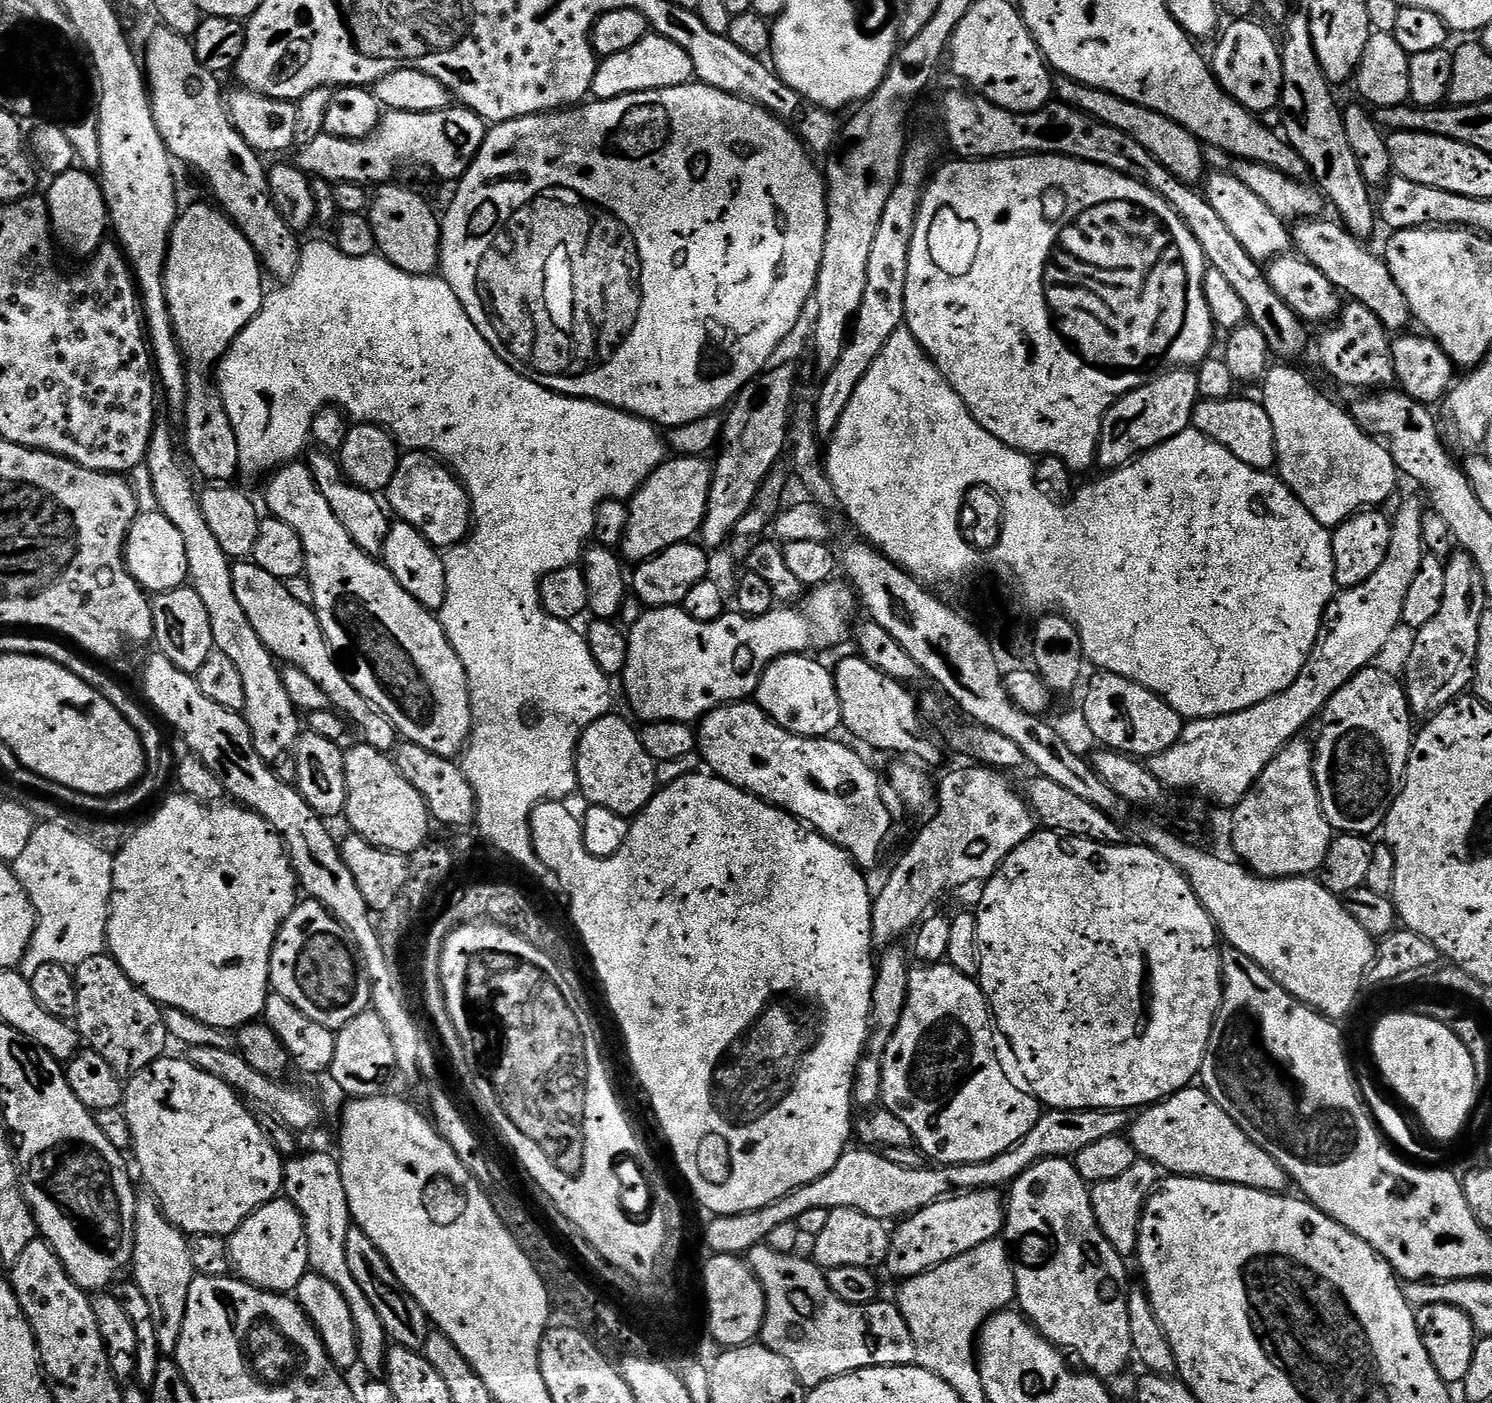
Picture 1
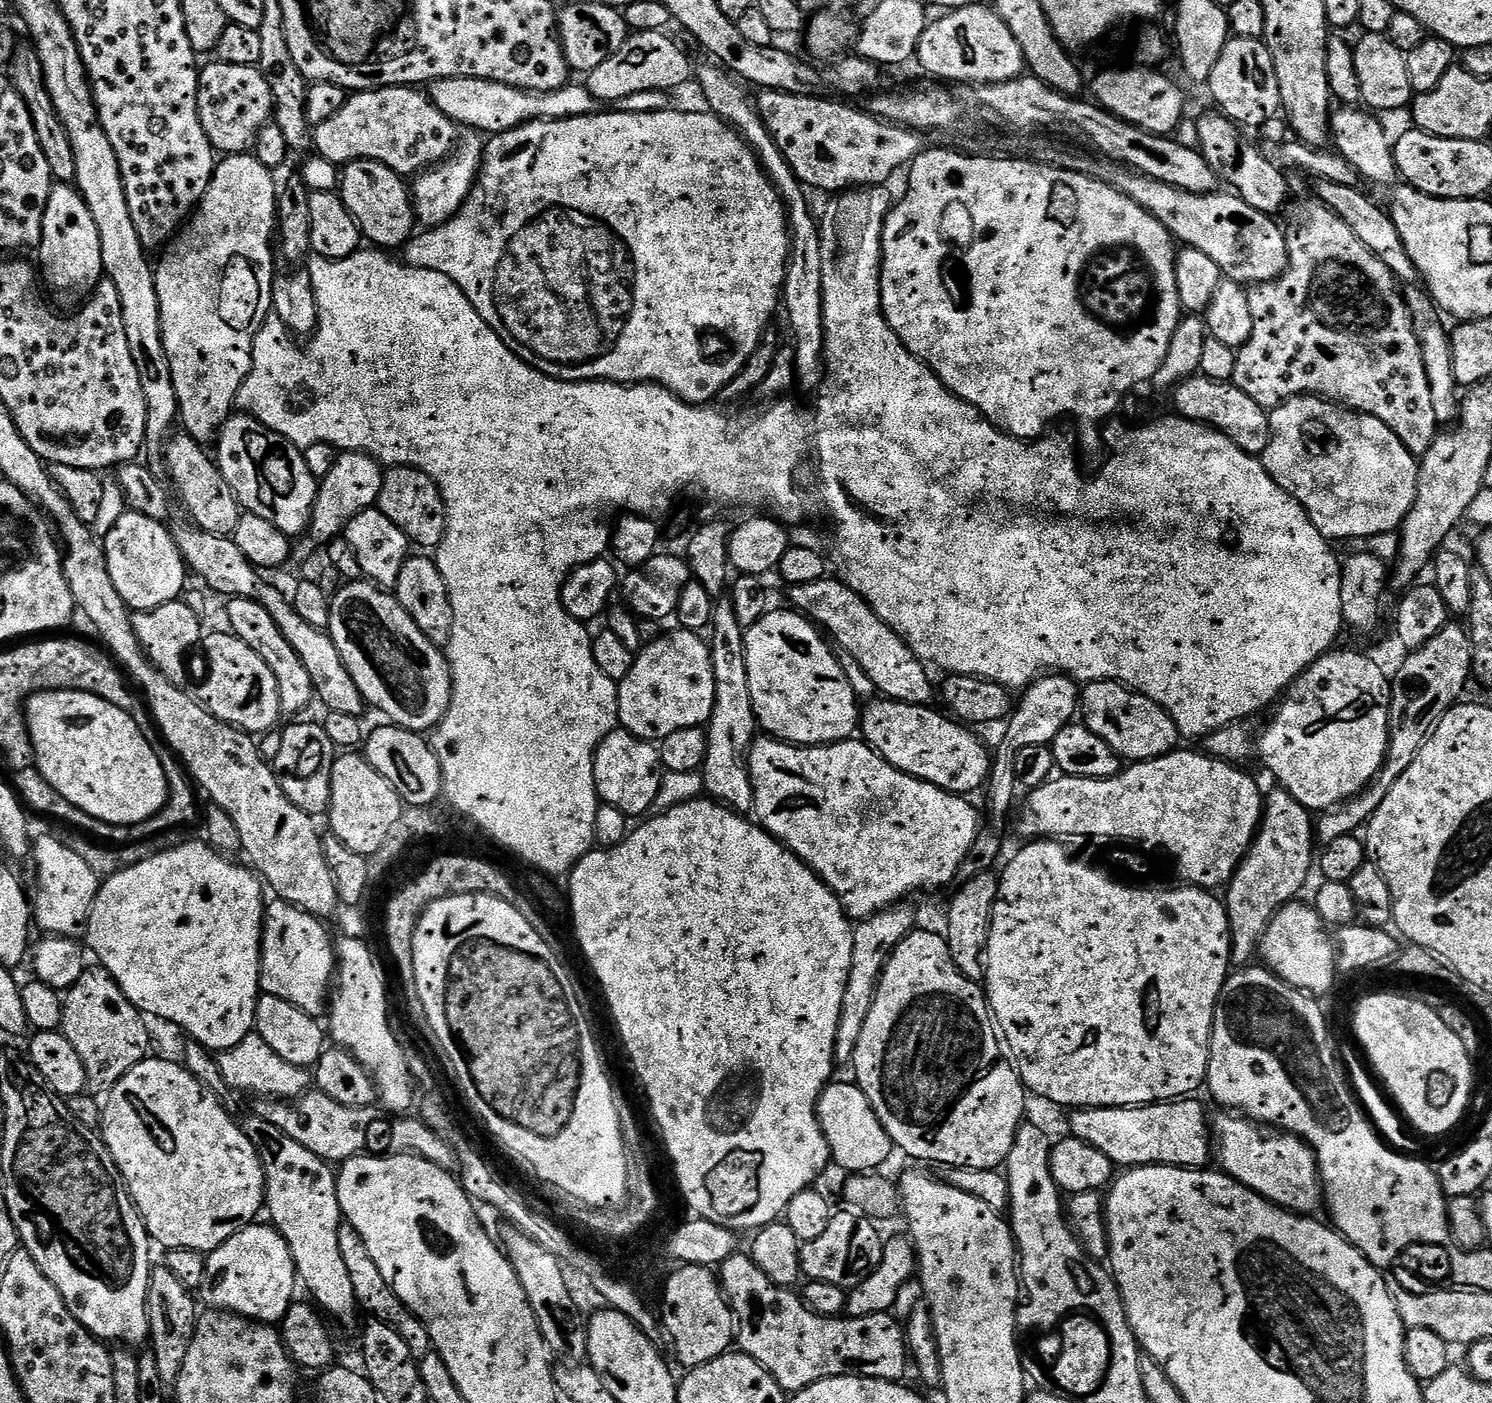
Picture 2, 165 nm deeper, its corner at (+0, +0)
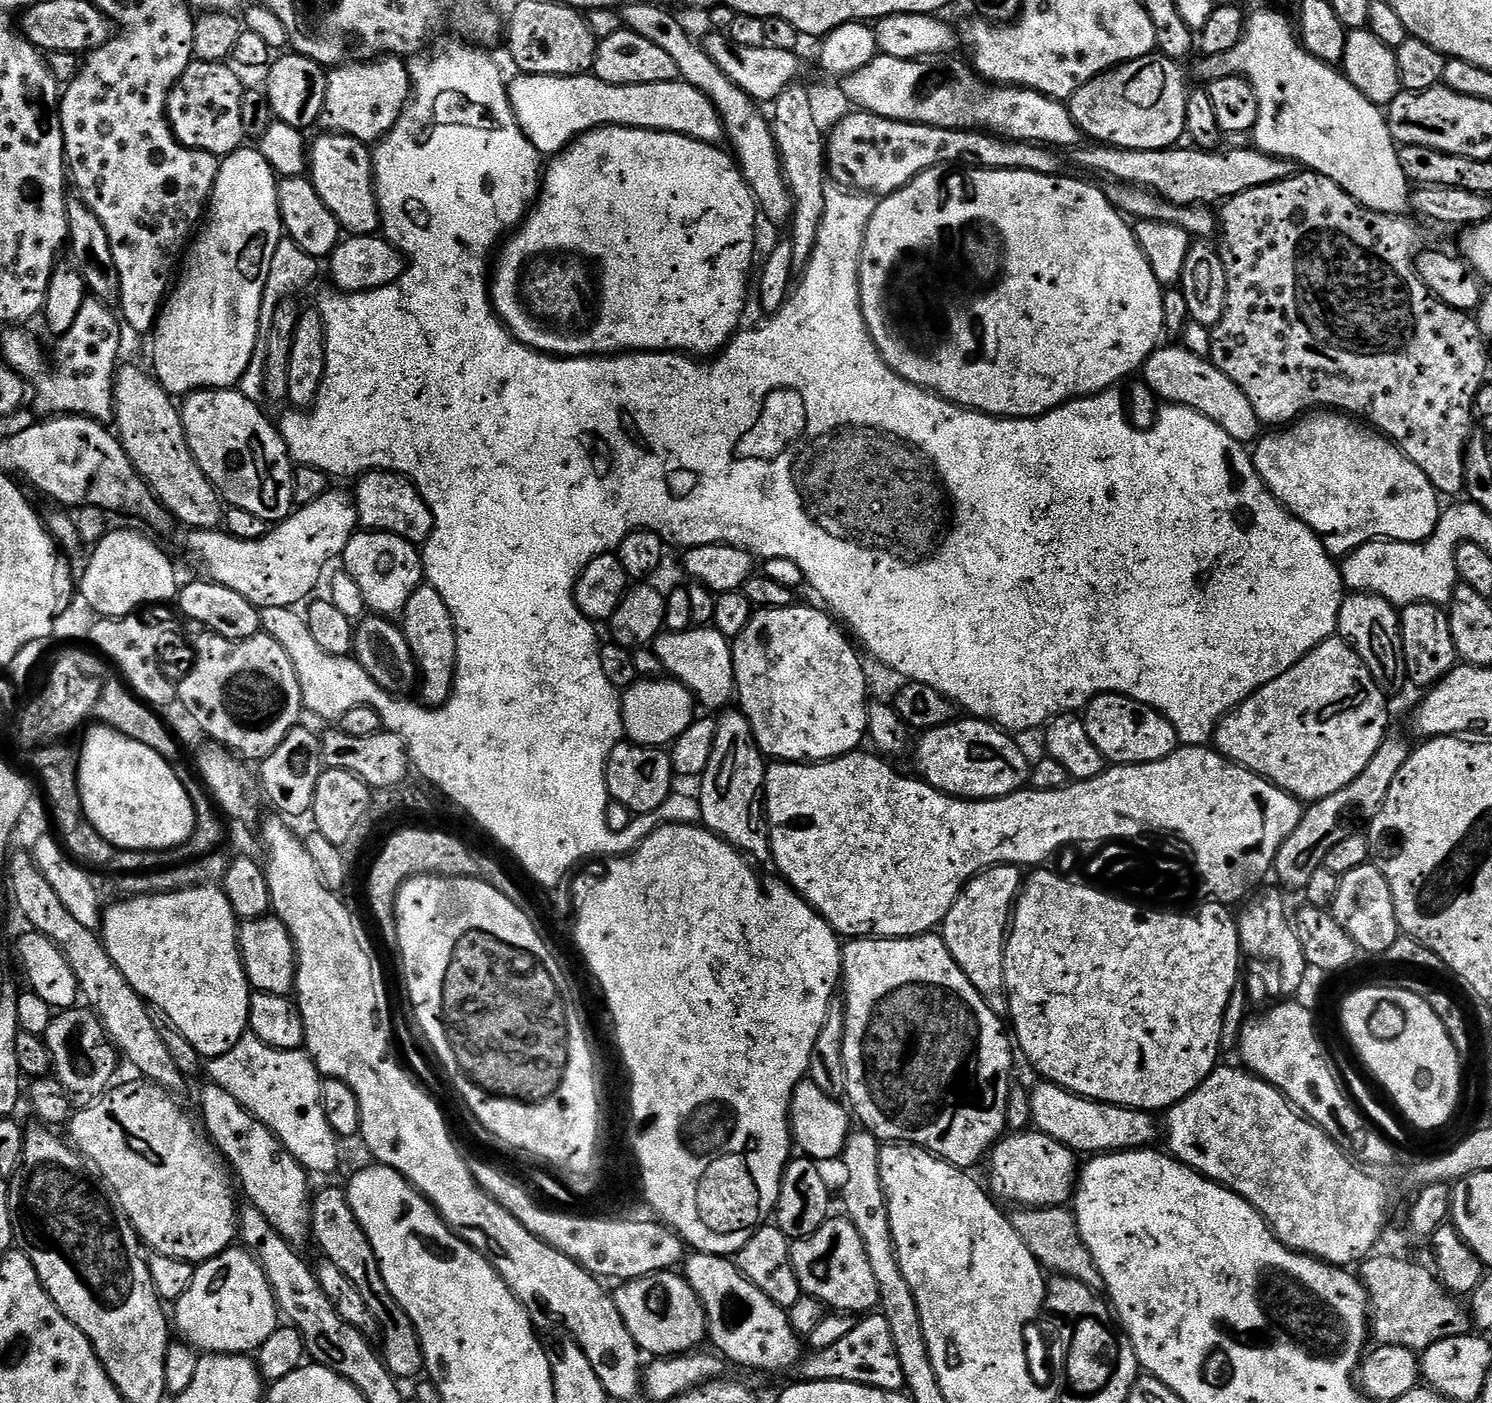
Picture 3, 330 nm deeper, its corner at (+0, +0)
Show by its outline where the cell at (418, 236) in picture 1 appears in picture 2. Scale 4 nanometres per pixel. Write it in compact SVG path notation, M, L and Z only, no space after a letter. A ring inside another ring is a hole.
M355 160L353 164L343 165L338 195L346 210L350 210L356 219L361 237L372 243L369 245L380 250L400 250L412 239L412 227L417 227L418 221L412 207L410 188L405 177L390 170L390 166L377 160Z

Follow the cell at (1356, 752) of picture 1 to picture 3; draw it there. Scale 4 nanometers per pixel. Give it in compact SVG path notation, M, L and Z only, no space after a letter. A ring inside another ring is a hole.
M1323 640L1313 652L1307 652L1293 668L1286 670L1286 674L1262 686L1229 712L1216 728L1214 748L1227 760L1257 772L1301 802L1330 798L1330 794L1338 794L1342 786L1350 786L1350 782L1366 770L1384 740L1384 733L1389 731L1388 704L1384 696L1385 689L1377 684L1372 671L1345 640Z

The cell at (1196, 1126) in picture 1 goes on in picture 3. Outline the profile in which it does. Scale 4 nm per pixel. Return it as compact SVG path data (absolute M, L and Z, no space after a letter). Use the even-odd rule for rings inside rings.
M1040 1082L1036 1089L1031 1089L1032 1124L1035 1131L1054 1138L1059 1144L1065 1144L1077 1154L1107 1154L1110 1152L1131 1152L1144 1150L1156 1140L1156 1119L1151 1112L1138 1108L1123 1108L1117 1104L1099 1104L1097 1100L1085 1100L1083 1096L1075 1096L1073 1092L1066 1092L1056 1084Z

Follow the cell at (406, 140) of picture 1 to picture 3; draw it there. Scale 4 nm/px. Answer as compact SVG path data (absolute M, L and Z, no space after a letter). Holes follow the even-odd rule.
M382 56L375 60L349 62L333 67L328 72L326 102L322 106L318 124L325 133L349 136L369 146L375 145L398 122L412 94L412 78L408 75L408 64L398 56Z

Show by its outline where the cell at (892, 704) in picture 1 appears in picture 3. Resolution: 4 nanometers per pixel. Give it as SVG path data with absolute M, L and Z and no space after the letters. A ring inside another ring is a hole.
M960 718L940 728L929 728L920 741L915 741L916 768L924 783L947 796L959 796L961 800L997 800L999 796L1009 796L1011 792L1021 791L1030 780L1030 759L1015 744L1013 737L1003 728L989 724L986 720Z

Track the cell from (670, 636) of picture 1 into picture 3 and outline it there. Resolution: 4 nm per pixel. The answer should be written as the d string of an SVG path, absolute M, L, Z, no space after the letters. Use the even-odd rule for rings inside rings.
M640 678L635 684L623 689L620 701L622 718L624 719L624 734L631 743L645 744L647 748L664 748L671 745L697 719L698 703L690 689L679 680L673 678Z

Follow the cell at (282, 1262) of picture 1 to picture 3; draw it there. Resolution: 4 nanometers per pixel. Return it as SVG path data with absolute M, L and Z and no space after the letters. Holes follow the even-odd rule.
M233 1246L220 1252L214 1258L203 1261L196 1268L194 1282L190 1282L190 1290L182 1294L174 1302L176 1320L174 1316L174 1332L183 1343L188 1344L197 1353L215 1354L218 1356L243 1356L259 1353L262 1342L274 1334L276 1328L281 1327L282 1317L280 1308L272 1293L270 1282L256 1261L255 1256L243 1246Z

